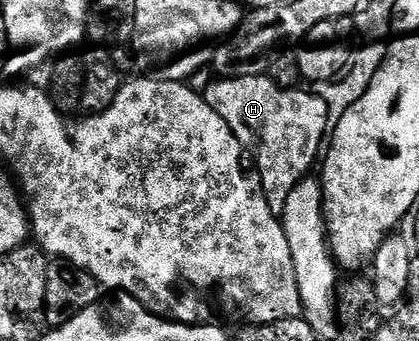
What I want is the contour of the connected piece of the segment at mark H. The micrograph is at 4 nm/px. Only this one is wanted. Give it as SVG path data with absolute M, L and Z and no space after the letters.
M270 75L262 76L232 76L230 78L219 78L214 81L205 91L205 98L221 118L233 130L233 134L248 149L255 148L255 160L257 171L263 183L263 193L273 210L273 214L282 217L285 210L285 202L289 202L289 194L293 194L295 187L308 179L311 167L316 167L321 156L321 149L325 144L329 127L327 119L329 110L327 101L322 95L314 96L311 92L296 90L293 88L279 88L271 80Z

